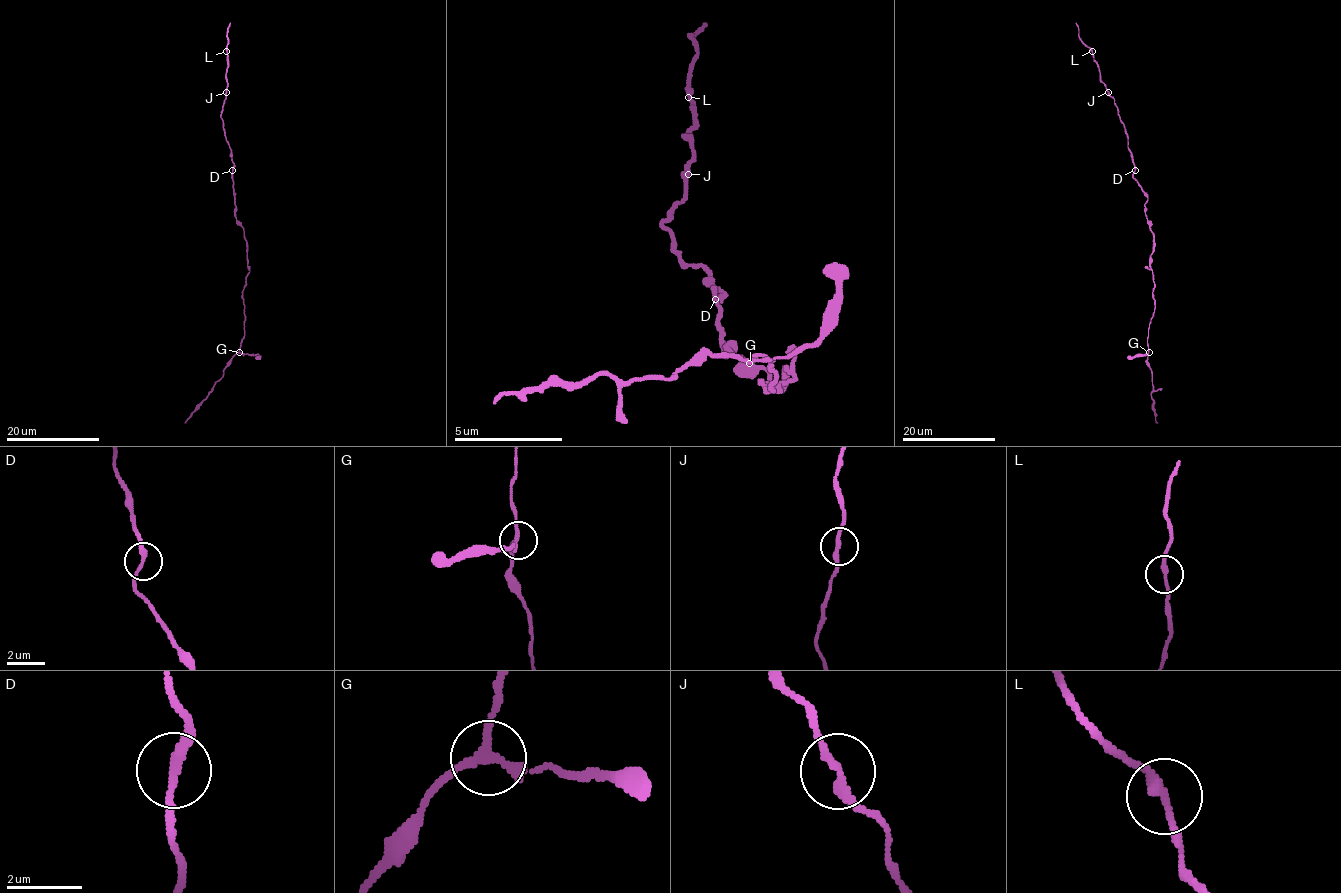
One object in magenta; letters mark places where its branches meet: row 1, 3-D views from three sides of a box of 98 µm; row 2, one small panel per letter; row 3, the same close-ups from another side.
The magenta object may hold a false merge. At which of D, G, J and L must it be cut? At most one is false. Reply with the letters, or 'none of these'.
none of these

